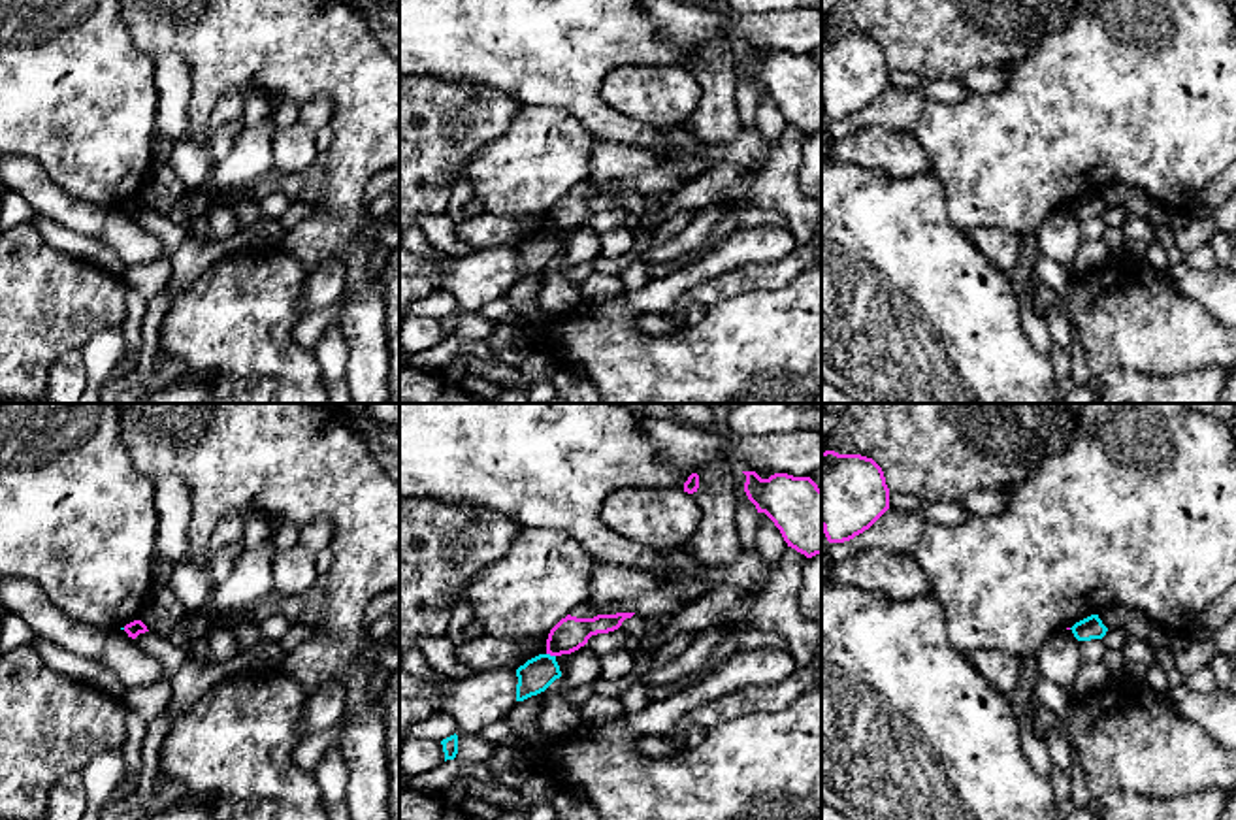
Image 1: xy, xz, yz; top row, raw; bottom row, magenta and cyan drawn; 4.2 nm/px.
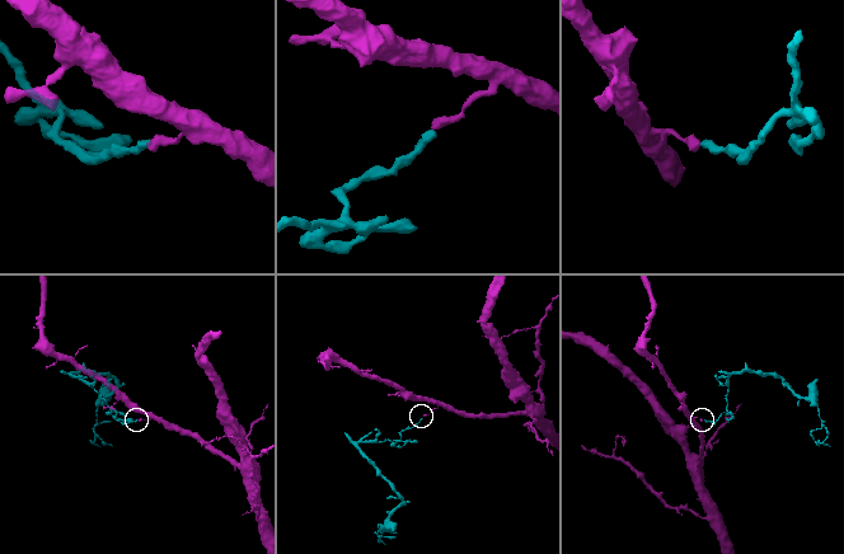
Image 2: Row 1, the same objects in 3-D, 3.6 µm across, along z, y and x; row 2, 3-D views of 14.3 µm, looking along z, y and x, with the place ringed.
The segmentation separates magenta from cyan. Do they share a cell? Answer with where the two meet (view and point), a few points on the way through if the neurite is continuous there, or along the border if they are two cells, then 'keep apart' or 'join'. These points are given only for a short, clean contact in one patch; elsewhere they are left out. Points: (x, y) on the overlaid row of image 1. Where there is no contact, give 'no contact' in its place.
xz (551, 655) | along xz (547, 653), (554, 656) | keep apart

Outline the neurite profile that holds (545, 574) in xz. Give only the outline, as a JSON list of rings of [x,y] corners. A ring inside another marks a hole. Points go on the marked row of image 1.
[[[558,530],[518,532],[507,554],[465,588],[488,637],[545,643],[550,630],[588,599],[597,562]]]

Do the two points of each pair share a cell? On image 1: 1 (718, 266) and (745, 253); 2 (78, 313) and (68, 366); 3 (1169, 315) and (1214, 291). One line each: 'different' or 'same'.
1: same
2: different
3: different

